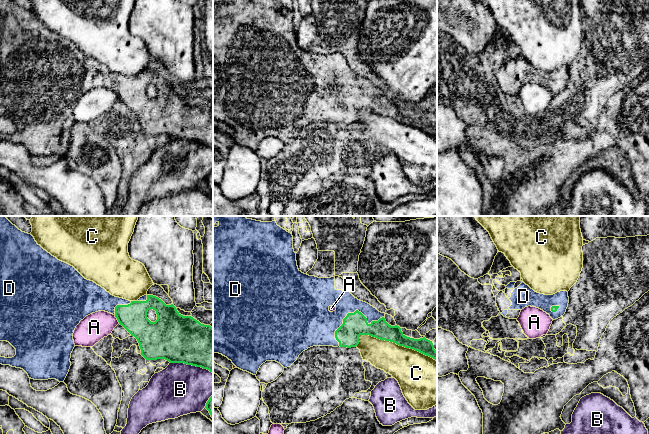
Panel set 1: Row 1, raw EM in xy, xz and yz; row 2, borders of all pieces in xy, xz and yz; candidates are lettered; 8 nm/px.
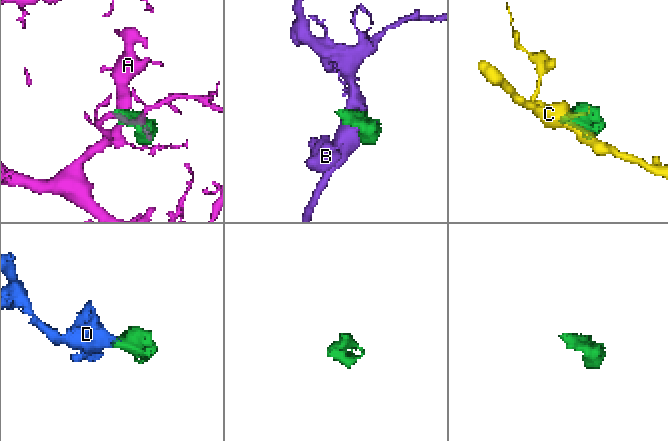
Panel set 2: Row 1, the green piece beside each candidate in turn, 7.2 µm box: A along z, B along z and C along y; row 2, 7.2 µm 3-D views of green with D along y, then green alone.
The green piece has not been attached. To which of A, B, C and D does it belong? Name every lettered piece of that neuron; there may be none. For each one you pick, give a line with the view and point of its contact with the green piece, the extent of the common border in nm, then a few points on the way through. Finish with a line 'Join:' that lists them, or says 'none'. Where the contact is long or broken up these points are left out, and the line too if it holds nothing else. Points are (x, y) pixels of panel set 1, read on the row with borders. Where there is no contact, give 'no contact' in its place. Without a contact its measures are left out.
D: xz (350, 313) | 440 nm
Join: D

